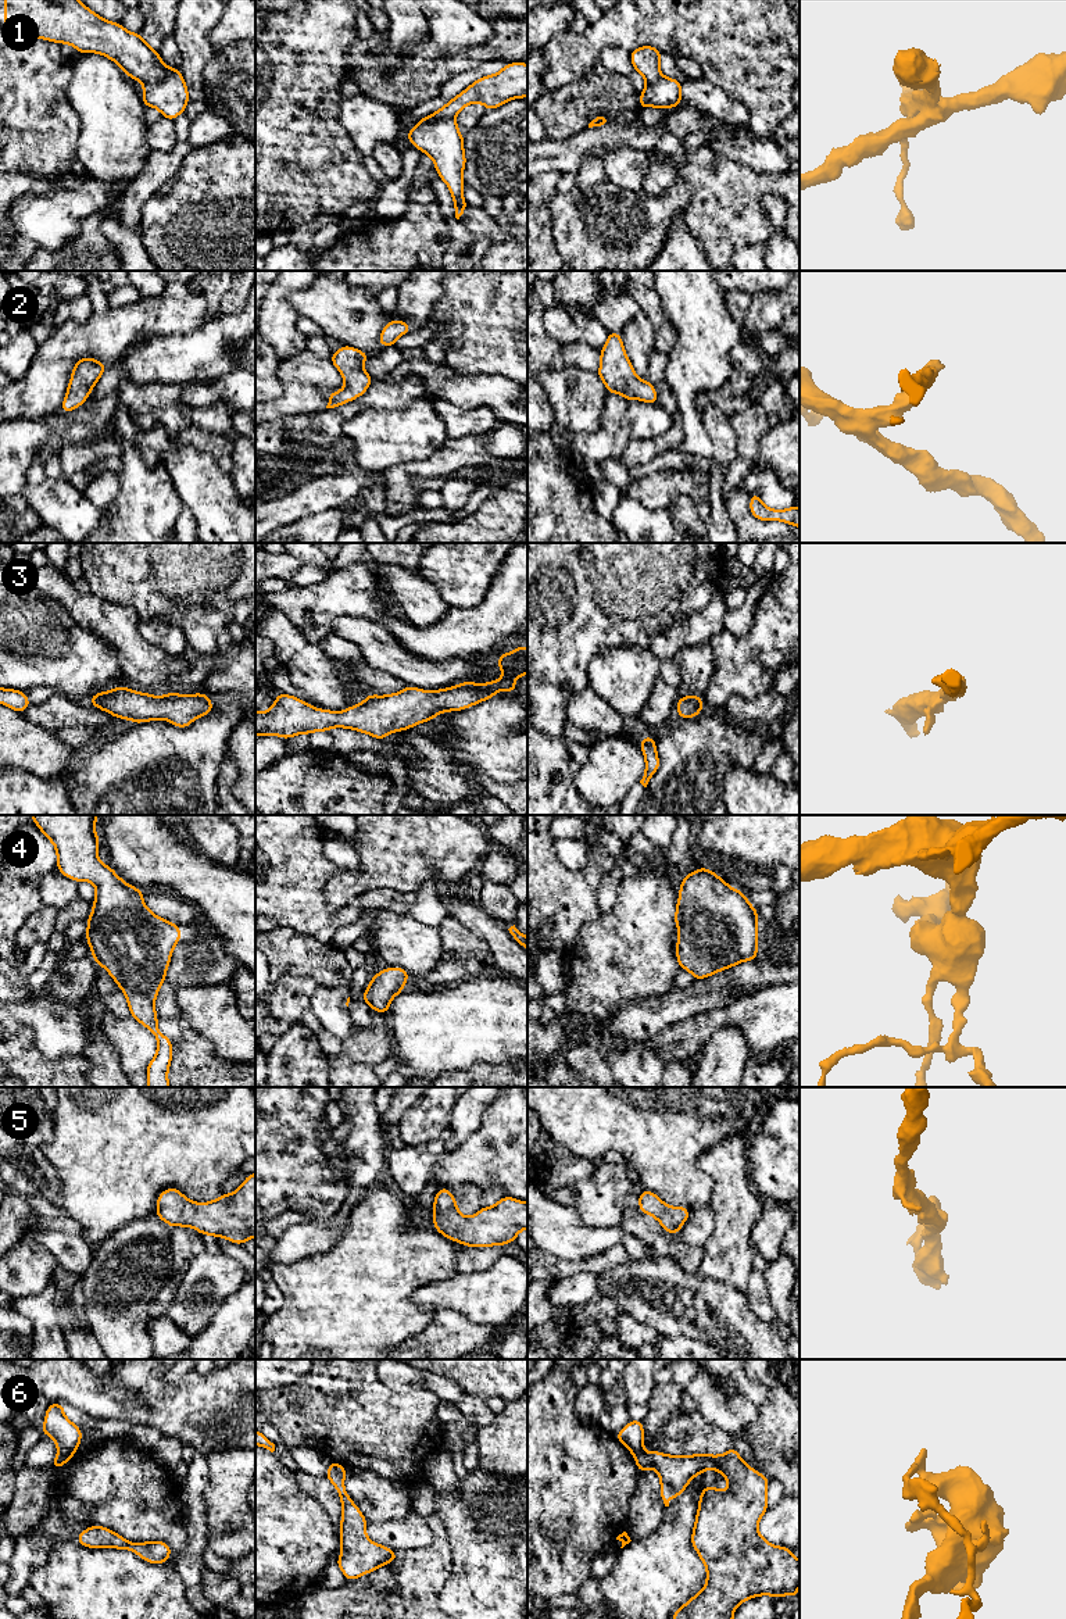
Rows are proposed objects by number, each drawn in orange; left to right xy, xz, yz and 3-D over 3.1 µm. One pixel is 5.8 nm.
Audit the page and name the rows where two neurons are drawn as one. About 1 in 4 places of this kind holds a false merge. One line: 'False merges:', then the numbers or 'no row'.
False merges: 1, 6

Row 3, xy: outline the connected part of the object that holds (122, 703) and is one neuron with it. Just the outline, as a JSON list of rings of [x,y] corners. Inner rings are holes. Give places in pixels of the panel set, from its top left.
[[[124,685],[96,693],[87,703],[115,718],[130,719],[135,723],[165,719],[178,728],[187,728],[194,719],[212,712],[211,698],[204,693],[167,693],[157,697],[129,690]]]

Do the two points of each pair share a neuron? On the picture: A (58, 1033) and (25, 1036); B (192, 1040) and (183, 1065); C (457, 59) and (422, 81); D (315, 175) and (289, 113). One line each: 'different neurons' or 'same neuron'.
A: different neurons
B: same neuron
C: same neuron
D: same neuron

